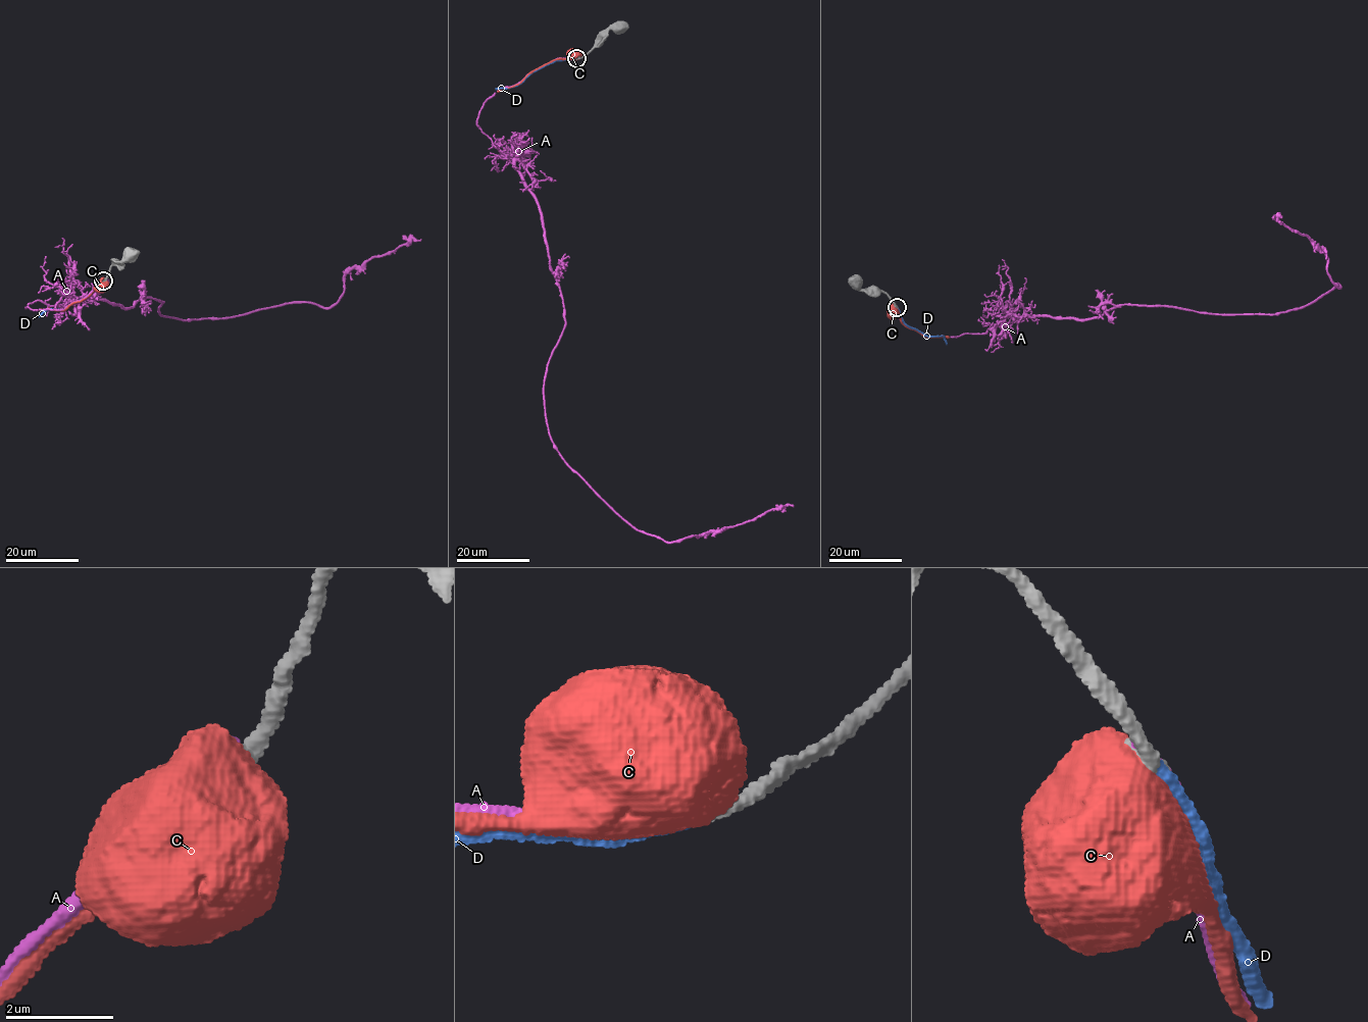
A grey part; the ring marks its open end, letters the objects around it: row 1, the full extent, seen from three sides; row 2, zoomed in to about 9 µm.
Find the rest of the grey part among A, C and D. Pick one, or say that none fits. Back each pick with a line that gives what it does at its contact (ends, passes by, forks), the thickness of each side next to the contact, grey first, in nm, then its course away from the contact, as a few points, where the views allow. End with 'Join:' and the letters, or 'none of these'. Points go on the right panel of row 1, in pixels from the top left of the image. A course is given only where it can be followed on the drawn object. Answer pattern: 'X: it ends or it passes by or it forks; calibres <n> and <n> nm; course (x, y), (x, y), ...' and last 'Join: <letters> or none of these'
D: it ends; calibres 320 and 220 nm; course (896, 306), (906, 324), (928, 337), (941, 336), (947, 345)
Join: D

